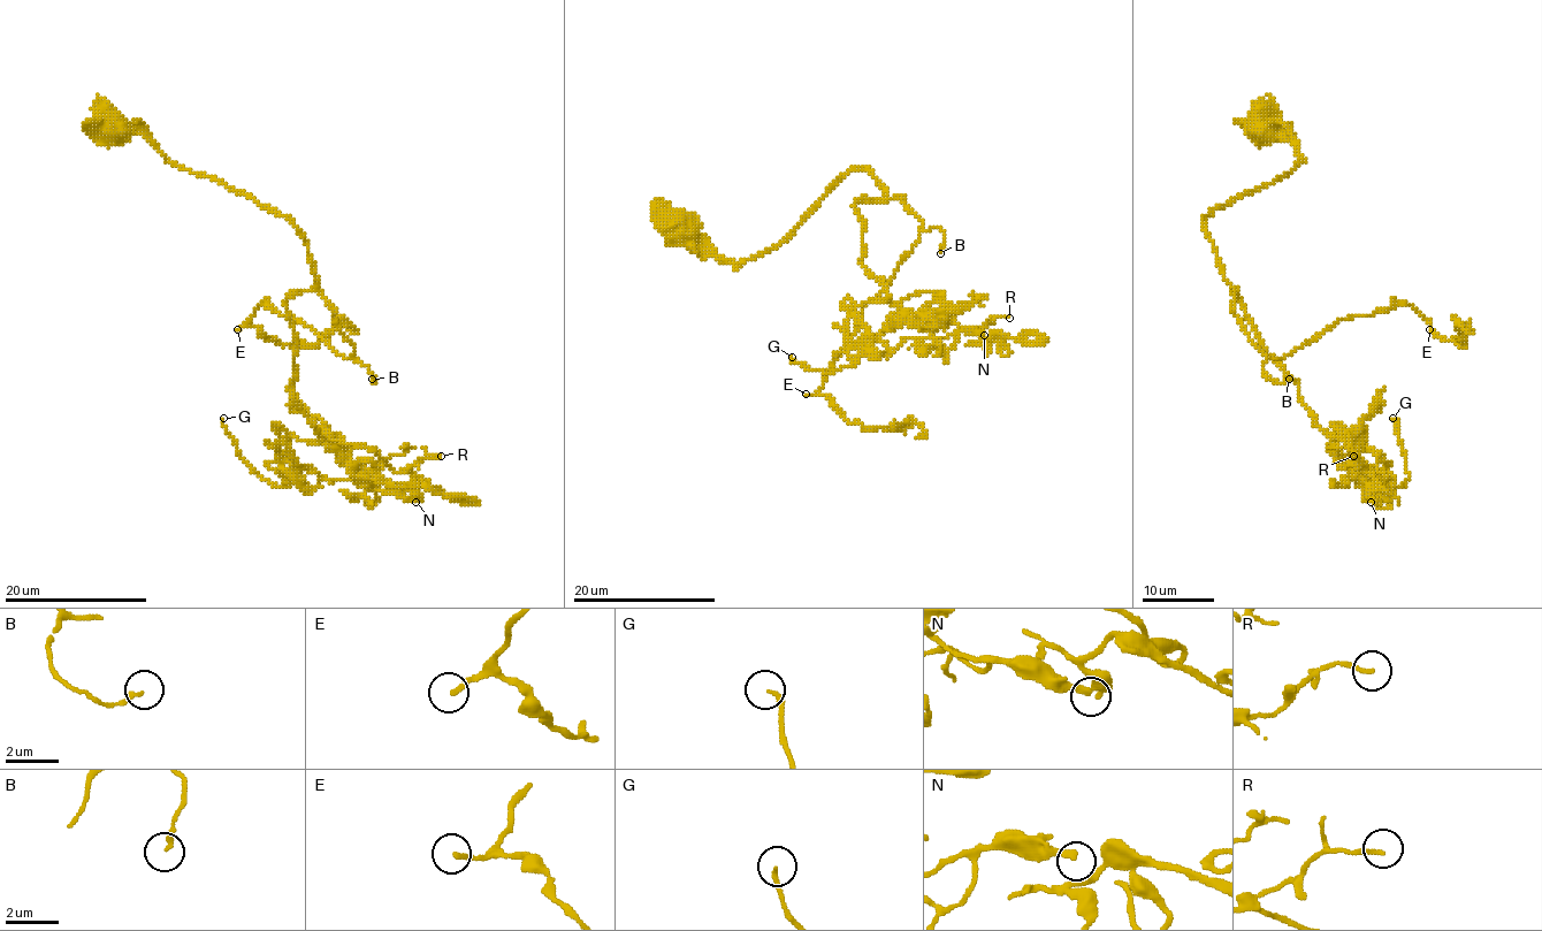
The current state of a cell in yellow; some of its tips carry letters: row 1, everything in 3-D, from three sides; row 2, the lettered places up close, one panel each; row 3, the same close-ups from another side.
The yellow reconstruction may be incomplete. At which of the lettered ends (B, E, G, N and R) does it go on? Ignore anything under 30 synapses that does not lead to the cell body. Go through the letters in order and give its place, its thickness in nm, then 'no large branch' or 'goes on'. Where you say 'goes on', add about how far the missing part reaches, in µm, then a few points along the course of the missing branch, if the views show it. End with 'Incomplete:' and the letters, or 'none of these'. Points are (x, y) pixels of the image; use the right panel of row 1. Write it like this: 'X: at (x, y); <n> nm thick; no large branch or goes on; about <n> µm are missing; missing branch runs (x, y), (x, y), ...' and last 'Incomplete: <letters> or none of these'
B: at (1289, 379); 170 nm thick; goes on; about 60 µm are missing; missing branch runs (1289, 379), (1331, 317), (1390, 265), (1419, 298), (1426, 282), (1419, 279), (1412, 288), (1390, 262), (1353, 306)
E: at (1429, 329); 190 nm thick; goes on; about 20 µm are missing; missing branch runs (1429, 329), (1435, 330), (1409, 310), (1397, 314), (1392, 327), (1353, 365)
G: at (1392, 418); 160 nm thick; no large branch
N: at (1371, 502); 240 nm thick; no large branch
R: at (1353, 456); 150 nm thick; no large branch
Incomplete: B, E

